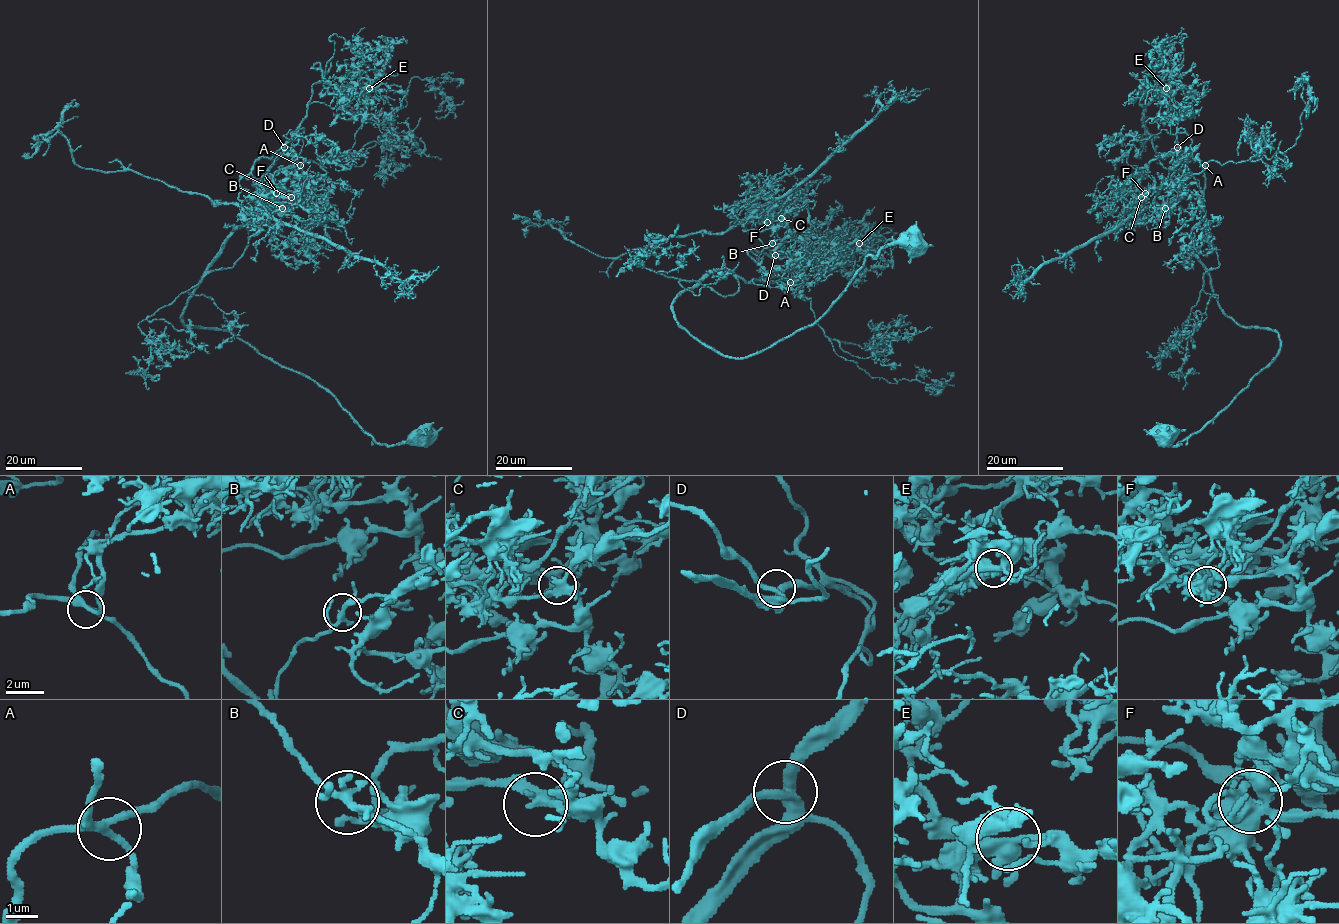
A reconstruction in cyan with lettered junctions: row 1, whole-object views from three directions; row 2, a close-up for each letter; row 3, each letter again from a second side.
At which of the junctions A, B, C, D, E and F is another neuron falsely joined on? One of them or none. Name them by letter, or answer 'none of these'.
F

